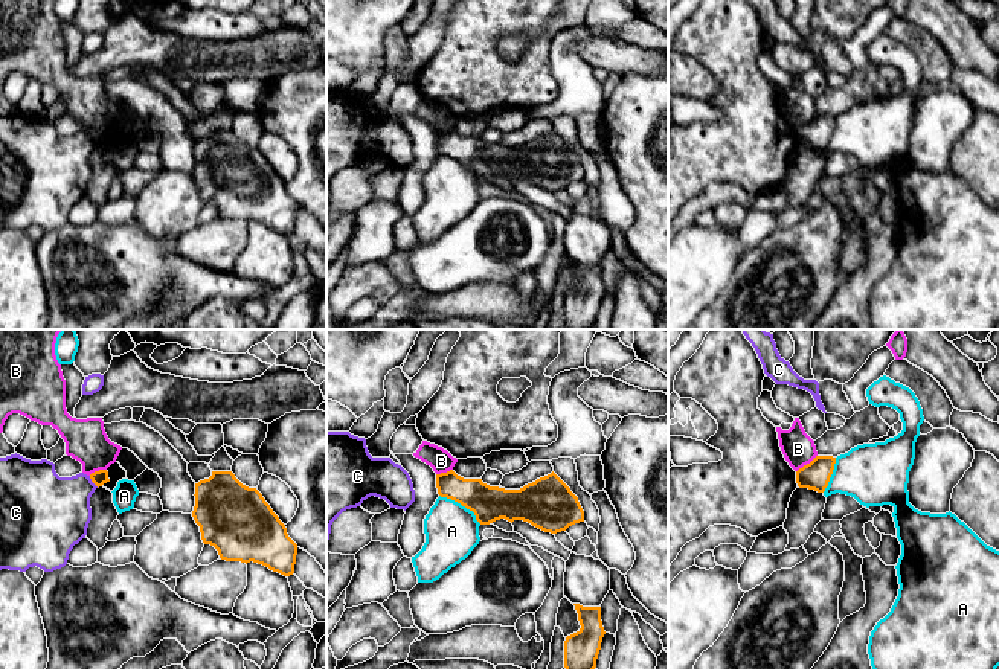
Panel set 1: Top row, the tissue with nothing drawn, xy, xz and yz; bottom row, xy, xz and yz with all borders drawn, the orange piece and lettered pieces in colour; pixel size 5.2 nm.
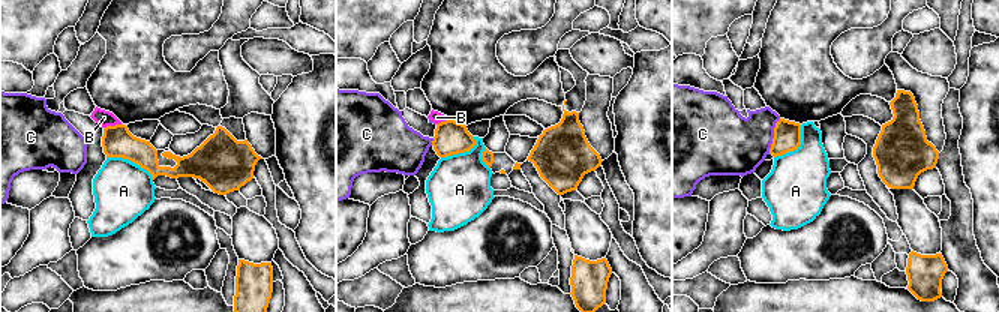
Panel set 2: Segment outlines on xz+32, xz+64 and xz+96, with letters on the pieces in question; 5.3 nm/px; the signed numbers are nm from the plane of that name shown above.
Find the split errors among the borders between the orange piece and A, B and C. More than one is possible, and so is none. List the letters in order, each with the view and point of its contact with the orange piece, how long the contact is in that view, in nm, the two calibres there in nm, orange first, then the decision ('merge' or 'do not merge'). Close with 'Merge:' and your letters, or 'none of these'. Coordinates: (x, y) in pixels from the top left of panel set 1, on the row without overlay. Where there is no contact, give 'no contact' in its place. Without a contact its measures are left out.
A: contact xz (462, 163); length 280 nm; calibres 190 and 280 nm; do not merge
B: contact yz (807, 122); length 140 nm; calibres 150 and 170 nm; do not merge
C: contact xy (93, 141); length 80 nm; calibres 80 and 360 nm; do not merge
Merge: none of these

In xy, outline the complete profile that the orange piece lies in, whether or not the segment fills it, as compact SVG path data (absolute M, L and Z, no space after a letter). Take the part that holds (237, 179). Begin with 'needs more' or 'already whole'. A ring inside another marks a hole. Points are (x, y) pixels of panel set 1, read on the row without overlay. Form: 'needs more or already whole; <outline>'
already whole; M212 130L209 137L195 142L194 154L192 175L200 185L201 198L214 204L221 218L253 220L284 235L294 232L297 203L256 146L243 143L232 130Z

